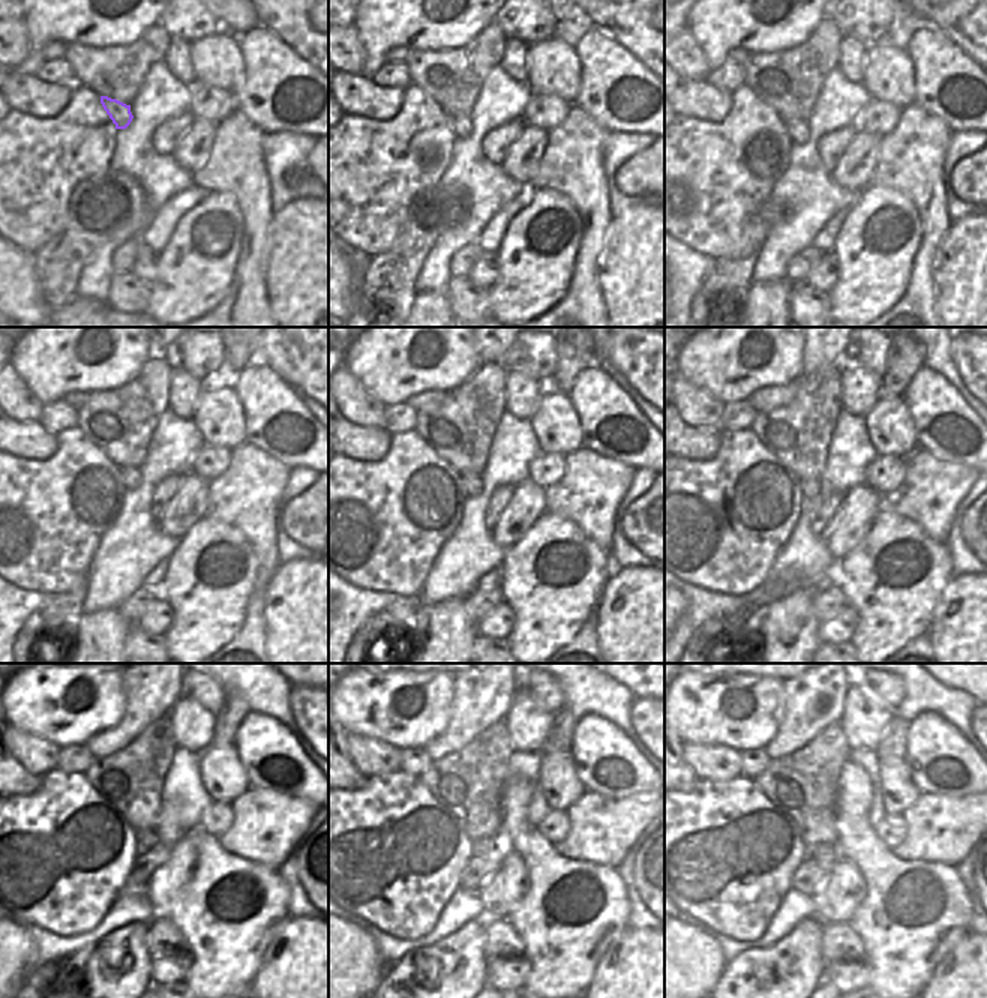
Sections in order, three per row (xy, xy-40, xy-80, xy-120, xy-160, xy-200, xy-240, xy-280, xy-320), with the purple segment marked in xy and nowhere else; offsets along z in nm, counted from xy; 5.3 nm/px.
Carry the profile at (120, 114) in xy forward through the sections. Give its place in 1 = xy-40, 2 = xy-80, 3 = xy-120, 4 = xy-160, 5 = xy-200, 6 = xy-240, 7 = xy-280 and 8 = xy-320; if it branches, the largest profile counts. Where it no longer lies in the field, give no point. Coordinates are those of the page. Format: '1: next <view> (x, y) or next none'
1: next xy-40 (461, 126)
2: next xy-80 (798, 129)
3: next xy-120 (131, 476)
4: next xy-160 (471, 483)
5: next xy-200 (809, 488)
6: next xy-240 (147, 839)
7: next xy-280 (492, 848)
8: next xy-320 (824, 854)

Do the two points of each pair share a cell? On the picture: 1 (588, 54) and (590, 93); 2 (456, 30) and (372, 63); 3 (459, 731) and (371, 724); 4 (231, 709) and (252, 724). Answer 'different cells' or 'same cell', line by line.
1: same cell
2: same cell
3: different cells
4: different cells

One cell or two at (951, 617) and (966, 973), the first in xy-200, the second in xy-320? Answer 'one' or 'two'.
one

